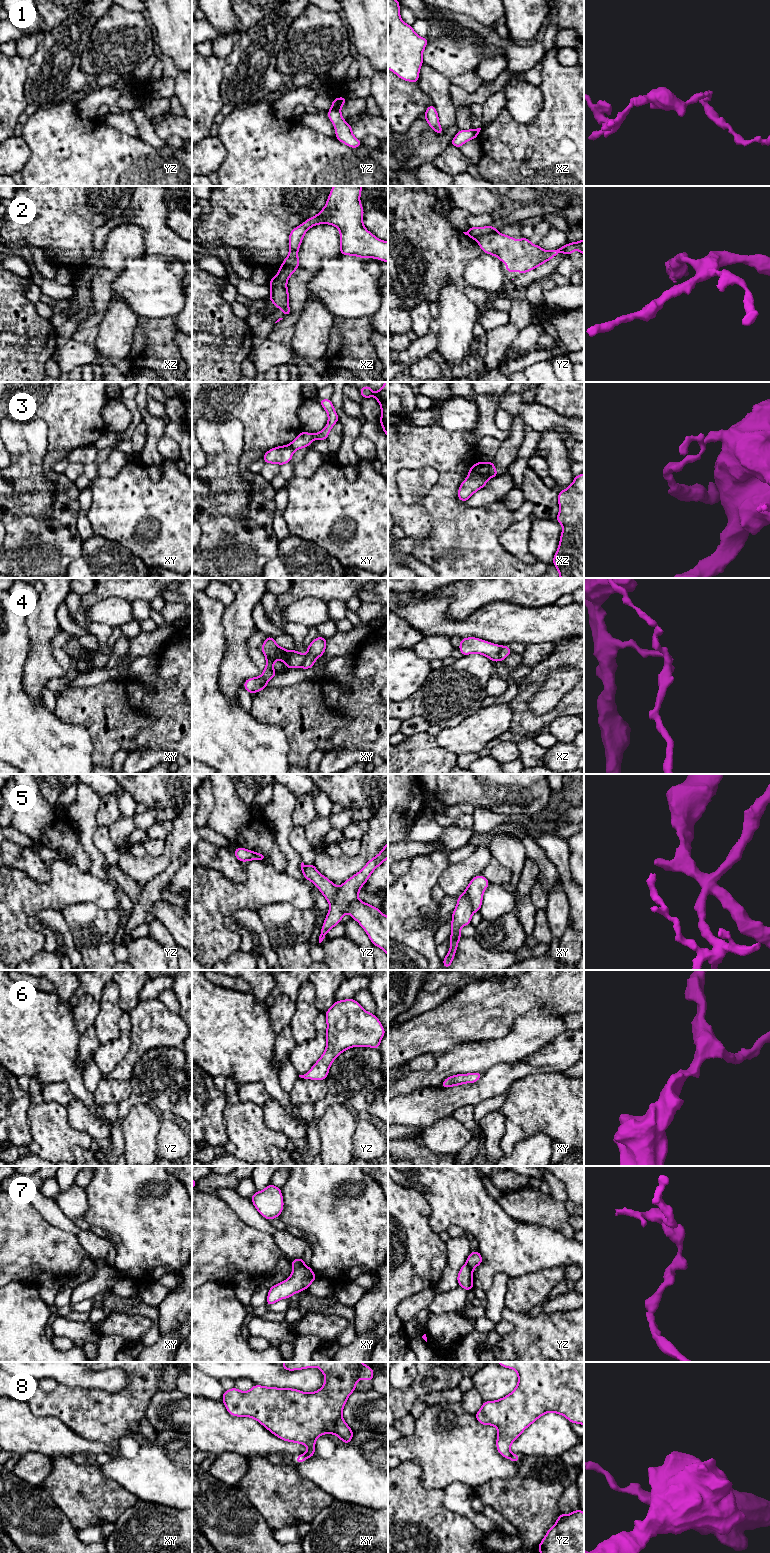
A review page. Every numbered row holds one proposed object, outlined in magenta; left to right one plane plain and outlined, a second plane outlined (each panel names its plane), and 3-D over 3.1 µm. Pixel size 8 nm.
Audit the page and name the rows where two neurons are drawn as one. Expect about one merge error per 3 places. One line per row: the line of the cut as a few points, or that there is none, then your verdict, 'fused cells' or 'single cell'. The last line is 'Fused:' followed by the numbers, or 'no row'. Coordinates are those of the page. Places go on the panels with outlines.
1: cut yz (332, 107), (339, 110); fused cells
2: cut yz (495, 230), (476, 239); fused cells
3: cut xz (487, 463), (487, 474), (490, 477); fused cells
4: cut xz (501, 647), (499, 660); fused cells
5: cut xy (465, 890), (474, 911); fused cells
6: cut none; single cell
7: cut xy (304, 1264), (293, 1267); fused cells
8: cut xy (302, 1454), (308, 1457); fused cells
Fused: 1, 2, 3, 4, 5, 7, 8

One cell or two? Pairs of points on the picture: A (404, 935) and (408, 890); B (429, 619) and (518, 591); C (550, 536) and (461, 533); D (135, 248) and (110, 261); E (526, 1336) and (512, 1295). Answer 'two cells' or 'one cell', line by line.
A: one cell
B: two cells
C: two cells
D: one cell
E: two cells

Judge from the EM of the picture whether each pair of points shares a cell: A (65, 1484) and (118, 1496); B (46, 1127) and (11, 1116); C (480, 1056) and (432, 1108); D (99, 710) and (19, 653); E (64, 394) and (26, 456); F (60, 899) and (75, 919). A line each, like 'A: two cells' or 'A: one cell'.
A: one cell
B: two cells
C: two cells
D: two cells
E: two cells
F: two cells

